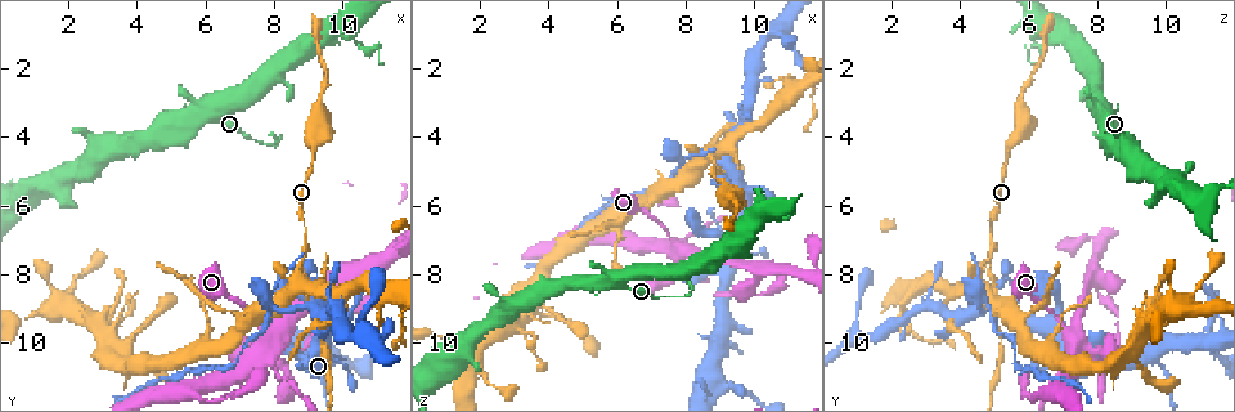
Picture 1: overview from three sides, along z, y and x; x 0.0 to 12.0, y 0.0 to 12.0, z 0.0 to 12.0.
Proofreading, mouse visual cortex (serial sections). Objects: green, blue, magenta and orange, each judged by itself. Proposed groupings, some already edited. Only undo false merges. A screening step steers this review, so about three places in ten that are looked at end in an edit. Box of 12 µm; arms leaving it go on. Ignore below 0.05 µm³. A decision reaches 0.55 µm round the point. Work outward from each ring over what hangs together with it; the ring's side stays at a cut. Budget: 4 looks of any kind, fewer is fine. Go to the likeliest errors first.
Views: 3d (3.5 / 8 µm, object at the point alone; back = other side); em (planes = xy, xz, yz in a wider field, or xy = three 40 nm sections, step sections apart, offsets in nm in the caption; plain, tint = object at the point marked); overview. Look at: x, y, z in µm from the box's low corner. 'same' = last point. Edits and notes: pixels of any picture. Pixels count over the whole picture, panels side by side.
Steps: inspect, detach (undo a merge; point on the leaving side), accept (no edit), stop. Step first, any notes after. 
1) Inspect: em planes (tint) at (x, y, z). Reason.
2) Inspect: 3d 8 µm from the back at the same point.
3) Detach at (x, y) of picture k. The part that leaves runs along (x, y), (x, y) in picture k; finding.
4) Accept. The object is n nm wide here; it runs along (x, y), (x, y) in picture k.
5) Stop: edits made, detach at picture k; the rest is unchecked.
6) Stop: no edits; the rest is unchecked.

Inspect: 3d 3.5 µm at (7.9, 9.9, 7.4). Sharp bend.

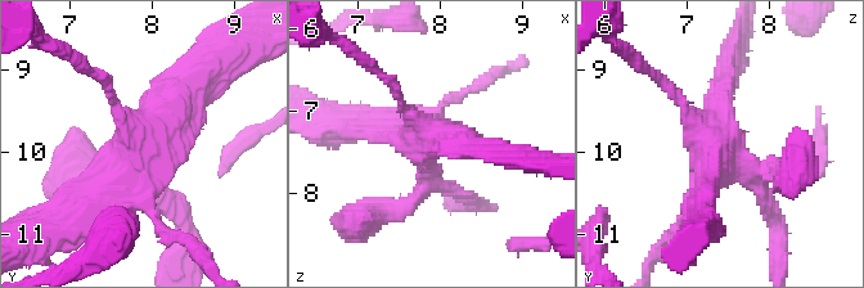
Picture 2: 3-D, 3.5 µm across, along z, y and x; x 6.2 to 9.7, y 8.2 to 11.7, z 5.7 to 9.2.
Inspect: em planes (plain) at (7.80, 9.90, 7.30). Shape alone is not enough.

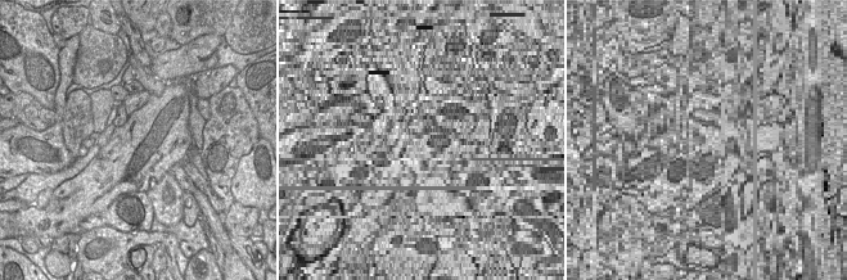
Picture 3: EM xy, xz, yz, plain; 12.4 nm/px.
Inspect: em planes (tint) at the same point.

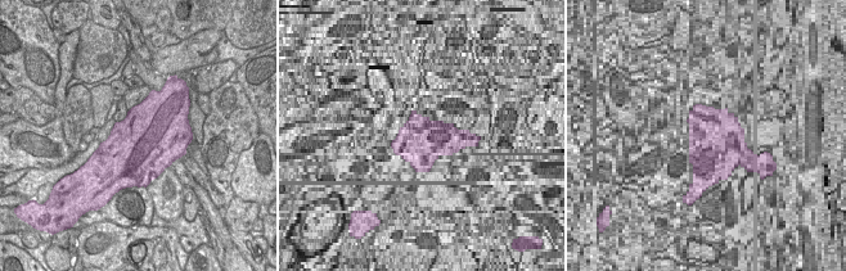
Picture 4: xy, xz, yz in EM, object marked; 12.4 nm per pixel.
Accept. The object is 850 nm wide here; it runs along (665, 85), (715, 144), (701, 207) in picture 2; all the same cell.

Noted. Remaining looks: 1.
Inspect: 3d 3.5 µm at (7.8, 8.8, 4.6). Three-way junction.

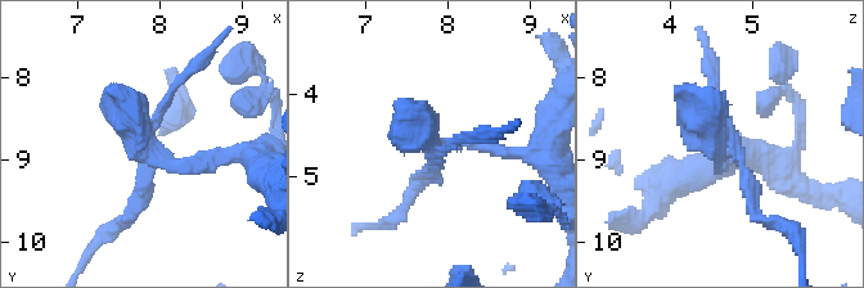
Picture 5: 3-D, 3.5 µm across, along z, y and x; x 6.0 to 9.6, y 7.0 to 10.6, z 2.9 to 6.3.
Detach at (755, 192) of picture 5. The part that leaves runs along (728, 144), (754, 211), (791, 232) in picture 5; two cells meet here.

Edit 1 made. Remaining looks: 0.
Stop: edits made, detach at picture 5; the rest is unchecked.

